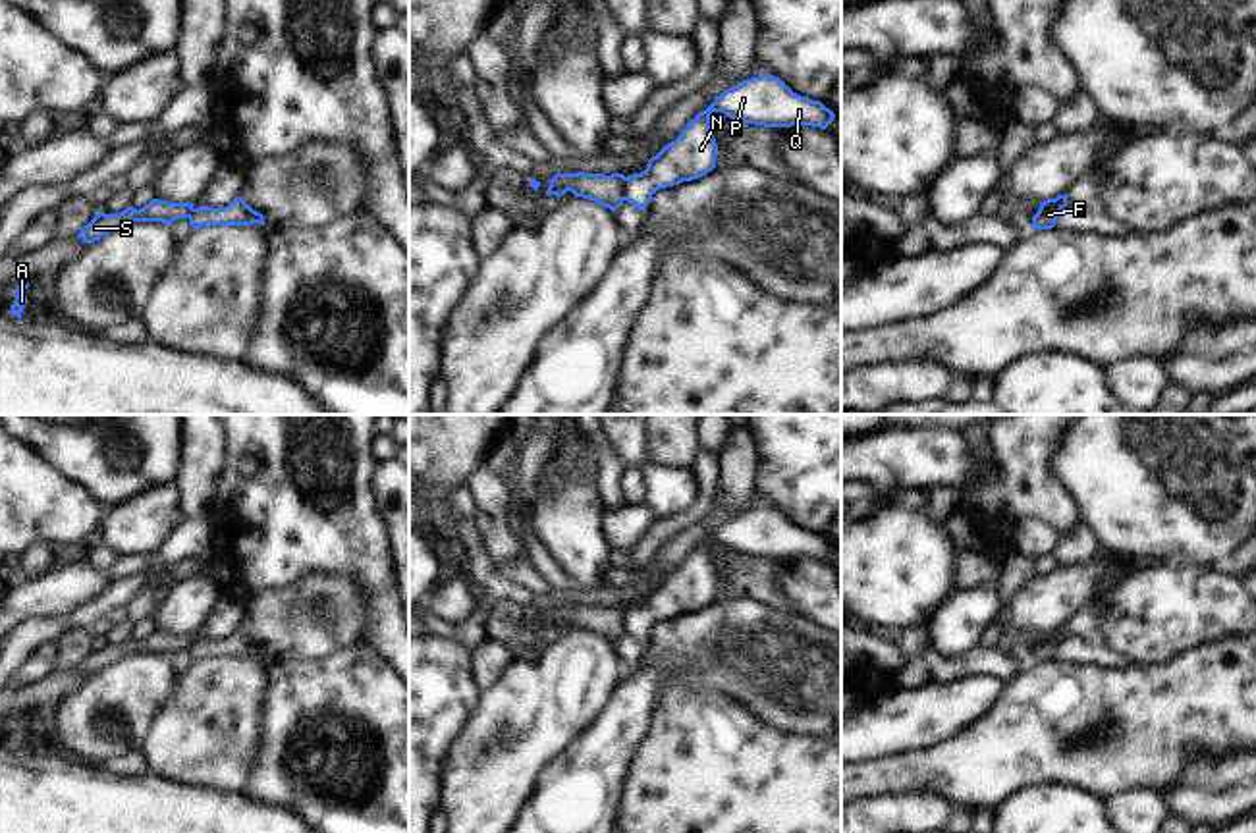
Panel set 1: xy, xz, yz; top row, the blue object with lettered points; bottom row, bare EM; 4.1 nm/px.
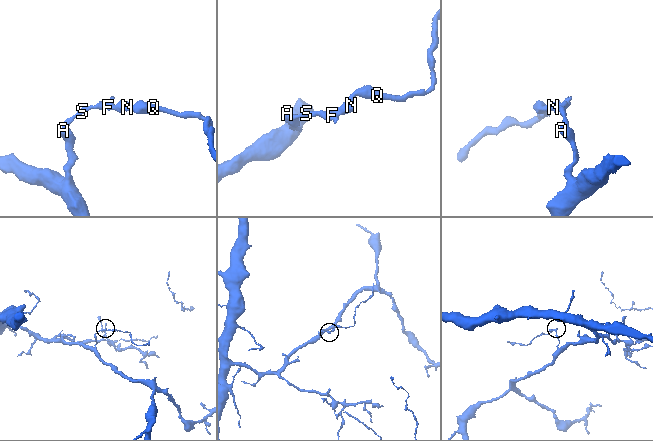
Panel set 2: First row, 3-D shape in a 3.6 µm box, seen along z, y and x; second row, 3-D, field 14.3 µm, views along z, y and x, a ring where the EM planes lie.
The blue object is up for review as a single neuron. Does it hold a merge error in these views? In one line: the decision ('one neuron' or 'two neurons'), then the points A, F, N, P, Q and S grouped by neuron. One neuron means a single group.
two neurons; A S / F N P Q

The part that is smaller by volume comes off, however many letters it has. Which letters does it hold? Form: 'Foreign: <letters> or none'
Foreign: F, N, P, Q

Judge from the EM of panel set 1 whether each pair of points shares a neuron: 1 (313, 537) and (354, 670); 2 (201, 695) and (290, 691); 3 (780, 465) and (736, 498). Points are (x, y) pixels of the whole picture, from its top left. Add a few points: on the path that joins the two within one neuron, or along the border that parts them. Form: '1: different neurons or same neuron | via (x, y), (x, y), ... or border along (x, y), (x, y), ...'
1: different neurons | border along (363, 643), (388, 666)
2: different neurons | border along (269, 660), (257, 737)
3: different neurons | border along (751, 438), (757, 450), (757, 484)

